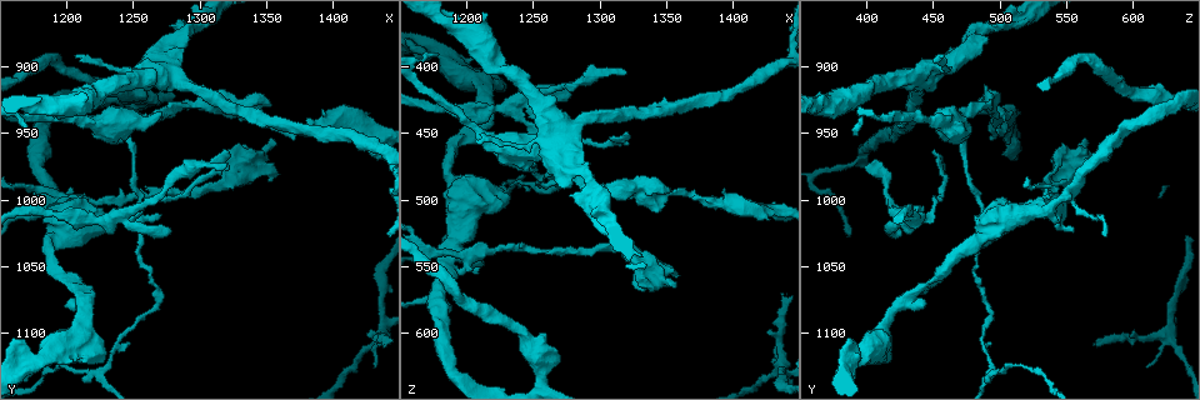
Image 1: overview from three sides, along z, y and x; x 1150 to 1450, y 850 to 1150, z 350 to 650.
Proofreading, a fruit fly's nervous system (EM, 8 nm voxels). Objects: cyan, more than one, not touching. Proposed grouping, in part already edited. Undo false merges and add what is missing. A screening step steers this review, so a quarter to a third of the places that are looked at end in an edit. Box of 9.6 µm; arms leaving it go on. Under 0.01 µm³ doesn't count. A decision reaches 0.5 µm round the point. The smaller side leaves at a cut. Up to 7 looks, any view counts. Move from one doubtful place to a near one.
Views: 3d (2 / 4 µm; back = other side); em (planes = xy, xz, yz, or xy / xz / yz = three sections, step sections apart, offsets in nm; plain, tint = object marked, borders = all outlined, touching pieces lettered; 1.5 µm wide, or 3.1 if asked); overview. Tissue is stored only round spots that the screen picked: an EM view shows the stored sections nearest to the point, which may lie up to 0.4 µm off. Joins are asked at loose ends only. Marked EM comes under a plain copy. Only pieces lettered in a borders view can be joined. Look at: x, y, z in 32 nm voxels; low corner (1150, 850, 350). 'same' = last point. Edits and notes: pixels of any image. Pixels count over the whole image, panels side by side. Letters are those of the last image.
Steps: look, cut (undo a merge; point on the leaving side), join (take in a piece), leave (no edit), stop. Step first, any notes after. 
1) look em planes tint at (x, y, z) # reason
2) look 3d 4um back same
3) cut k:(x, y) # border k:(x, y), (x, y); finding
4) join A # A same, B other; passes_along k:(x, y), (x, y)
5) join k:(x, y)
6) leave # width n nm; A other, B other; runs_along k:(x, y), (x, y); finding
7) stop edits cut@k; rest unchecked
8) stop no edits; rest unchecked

look em xz step 8 tint at (1296, 870, 494) # abrupt turn

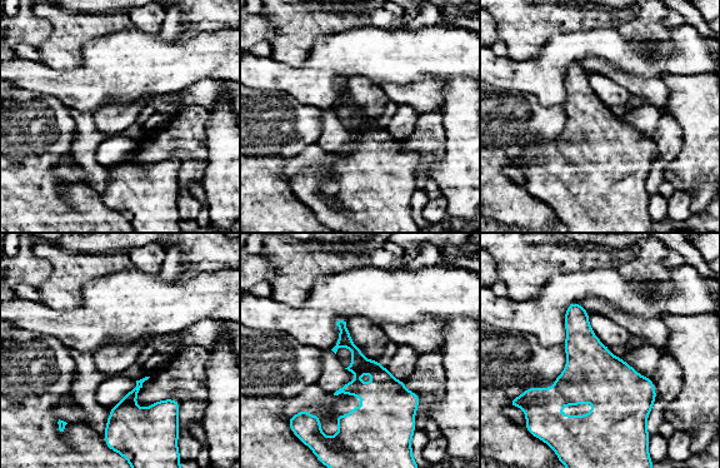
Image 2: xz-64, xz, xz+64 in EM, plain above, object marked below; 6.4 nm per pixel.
look em planes borders same

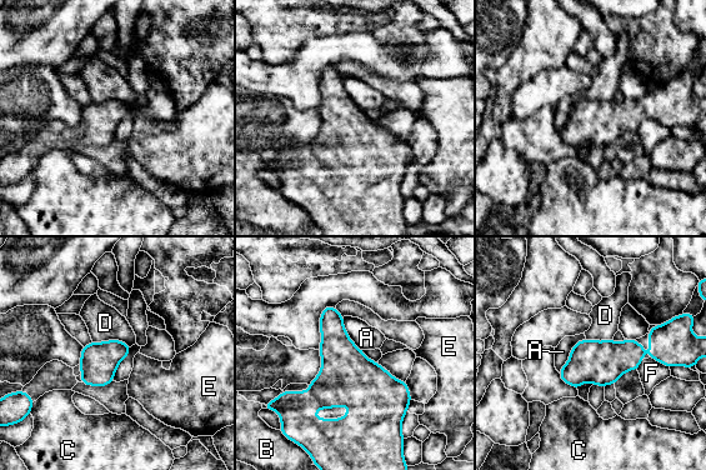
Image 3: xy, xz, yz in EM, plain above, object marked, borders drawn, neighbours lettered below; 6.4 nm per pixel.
leave # A other, B other, C other, D other, E other, F other; border 3:(650, 356), (669, 368); continuous, no second neuron

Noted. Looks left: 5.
look em yz step 4 tint at (1298, 930, 492)

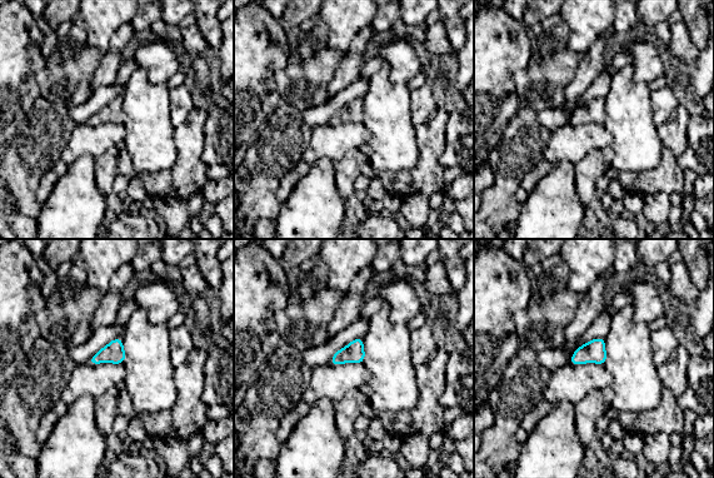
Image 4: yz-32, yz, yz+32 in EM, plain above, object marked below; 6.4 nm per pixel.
look em xy step 4 borders same # another direction

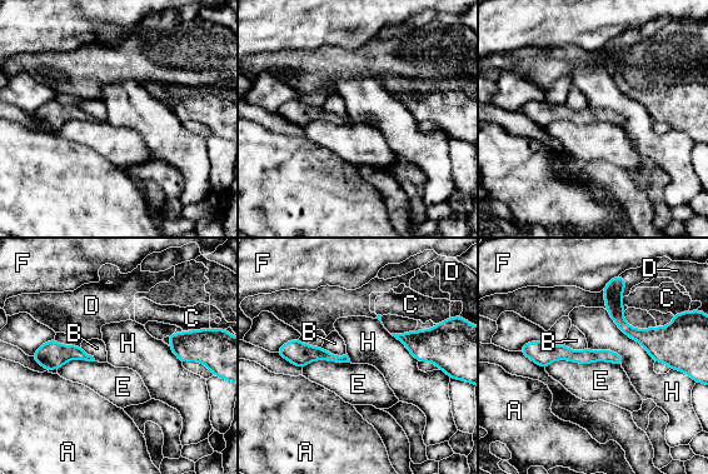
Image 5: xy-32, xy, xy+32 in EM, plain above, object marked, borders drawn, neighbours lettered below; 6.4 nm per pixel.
leave # longest_contact E 500 nm; A other, B other, C other, D other, E other, F other, H other; runs_along 5:(525, 348), (619, 360); all the same neuron

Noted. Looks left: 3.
look em xz step 4 borders at (1252, 1006, 442) # free end

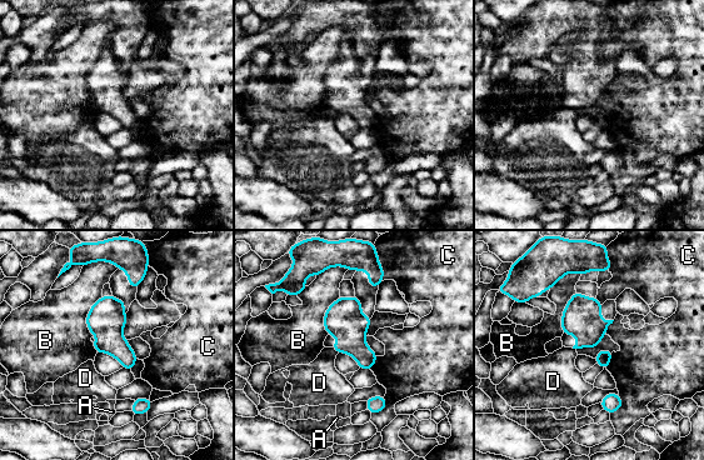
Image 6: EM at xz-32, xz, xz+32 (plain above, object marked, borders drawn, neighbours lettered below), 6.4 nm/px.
leave # A other, B other, C other, D other; border 6:(575, 290), (562, 314), (562, 333); none of them fits

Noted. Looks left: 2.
stop no edits; rest unchecked

